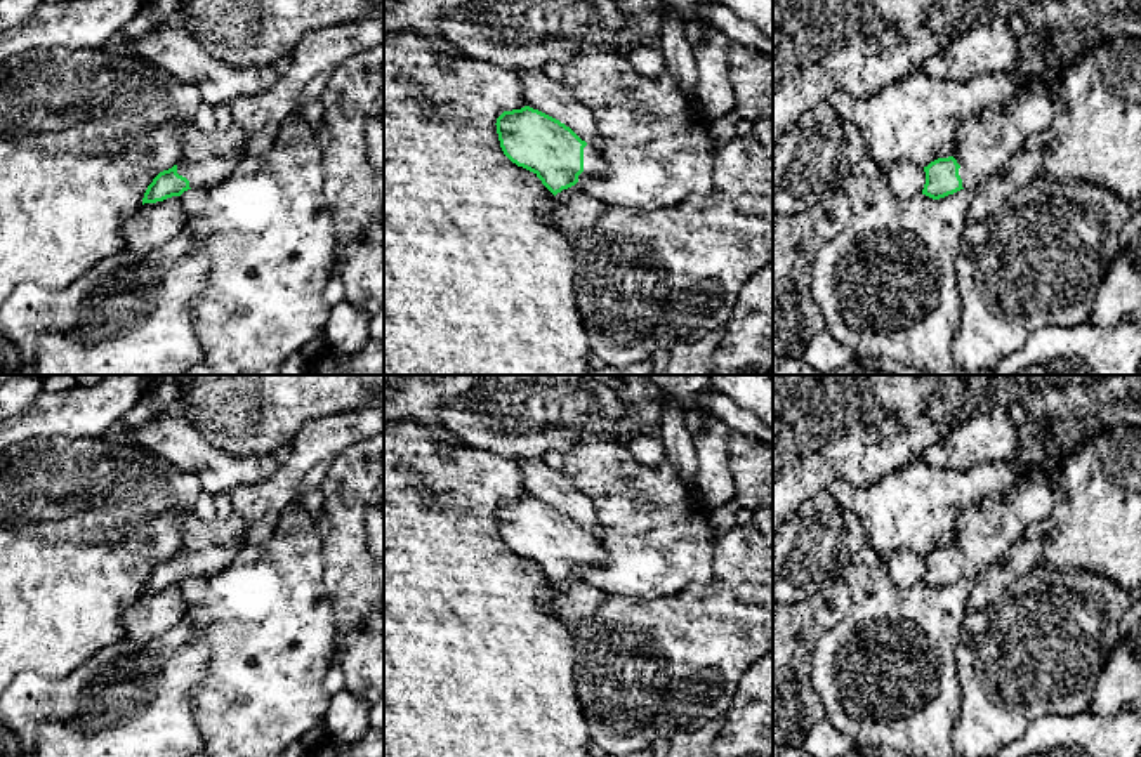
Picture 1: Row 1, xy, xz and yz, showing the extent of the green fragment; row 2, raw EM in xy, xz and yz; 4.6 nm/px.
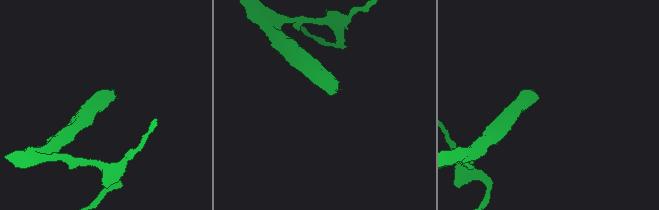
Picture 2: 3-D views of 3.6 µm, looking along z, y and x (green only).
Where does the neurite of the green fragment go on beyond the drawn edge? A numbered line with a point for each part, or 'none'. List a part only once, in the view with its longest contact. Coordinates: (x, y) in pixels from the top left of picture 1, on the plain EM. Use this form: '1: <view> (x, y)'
1: xz (594, 554)

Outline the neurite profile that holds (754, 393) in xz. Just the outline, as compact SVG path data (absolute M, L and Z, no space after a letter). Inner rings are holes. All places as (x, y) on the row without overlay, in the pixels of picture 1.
M709 375L710 387L773 429L773 375Z

